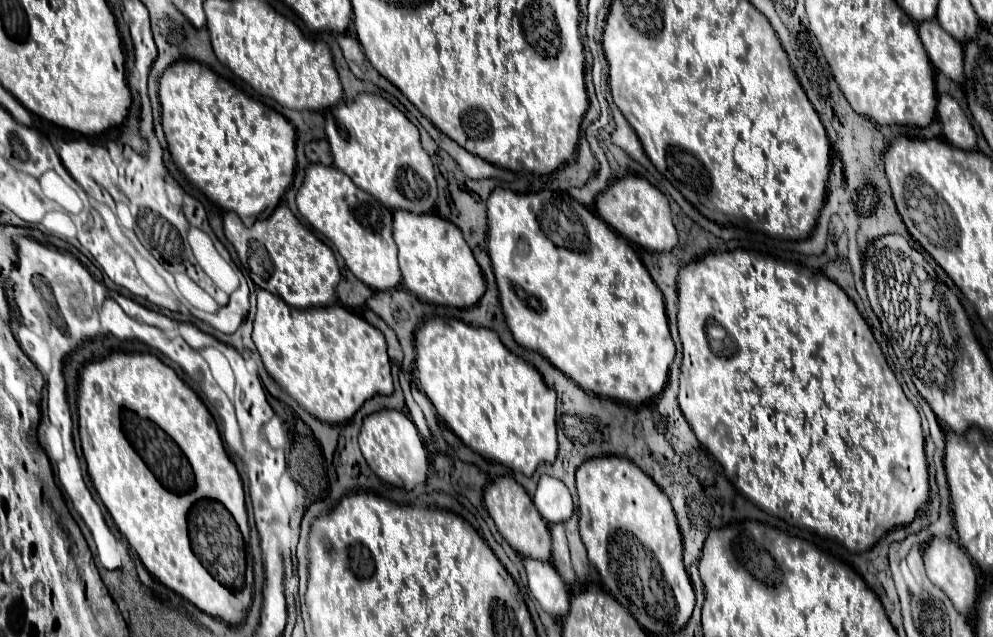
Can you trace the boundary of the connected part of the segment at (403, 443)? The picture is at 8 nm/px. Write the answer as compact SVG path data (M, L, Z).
M383 408L375 414L369 414L363 420L363 428L359 434L359 446L361 446L361 452L367 464L383 482L393 484L393 486L413 488L427 480L427 468L429 468L427 450L423 446L423 440L415 424L405 412Z

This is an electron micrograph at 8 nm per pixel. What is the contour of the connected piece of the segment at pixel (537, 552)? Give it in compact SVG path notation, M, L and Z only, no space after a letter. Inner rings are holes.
M499 476L491 484L485 486L483 502L497 530L511 544L515 552L519 552L521 556L539 558L545 562L551 560L551 536L549 536L547 524L543 524L543 518L539 516L533 500L529 498L529 494L525 492L521 484L517 484L511 476Z

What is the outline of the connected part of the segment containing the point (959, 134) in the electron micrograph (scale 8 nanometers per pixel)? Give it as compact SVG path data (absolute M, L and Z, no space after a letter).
M941 94L937 100L937 118L943 126L943 134L947 142L961 150L975 148L975 130L967 120L963 108L949 96Z

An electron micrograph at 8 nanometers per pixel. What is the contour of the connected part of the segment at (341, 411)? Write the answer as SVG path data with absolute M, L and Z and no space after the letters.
M257 288L253 342L279 388L321 422L347 422L371 396L393 394L383 334L343 306L295 310L275 294Z

